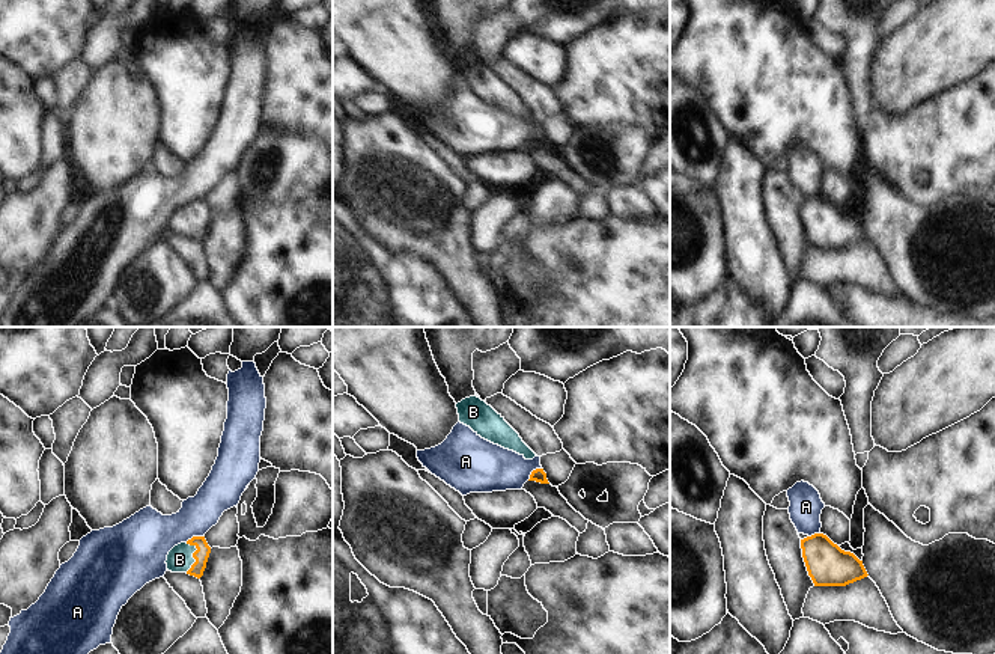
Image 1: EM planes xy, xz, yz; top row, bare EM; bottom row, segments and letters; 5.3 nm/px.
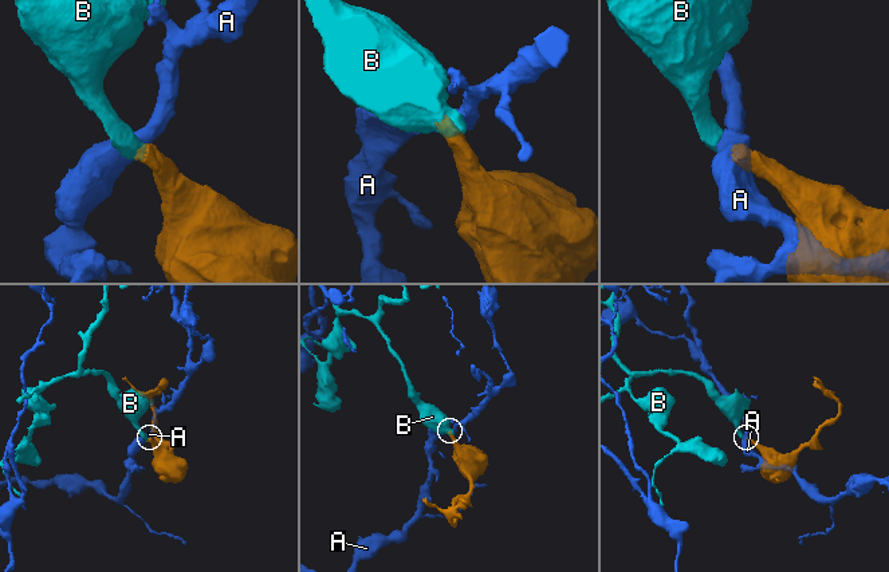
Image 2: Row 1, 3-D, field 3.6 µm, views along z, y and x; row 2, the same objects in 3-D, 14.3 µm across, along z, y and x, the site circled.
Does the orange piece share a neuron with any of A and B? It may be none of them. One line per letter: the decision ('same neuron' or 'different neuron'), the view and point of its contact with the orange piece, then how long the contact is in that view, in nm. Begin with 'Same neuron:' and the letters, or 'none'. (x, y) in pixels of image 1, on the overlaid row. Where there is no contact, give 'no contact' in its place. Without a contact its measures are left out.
Same neuron: B
A: different neuron | xz (532, 472) | 100 nm
B: same neuron | xy (193, 556) | 160 nm

